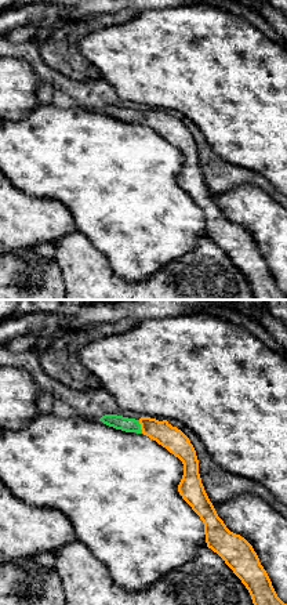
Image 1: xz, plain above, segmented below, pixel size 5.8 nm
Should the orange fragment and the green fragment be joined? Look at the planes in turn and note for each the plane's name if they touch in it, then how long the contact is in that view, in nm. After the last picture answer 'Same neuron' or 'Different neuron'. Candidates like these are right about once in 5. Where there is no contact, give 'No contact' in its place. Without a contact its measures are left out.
Touches orange in xz. Shared border 80 nm

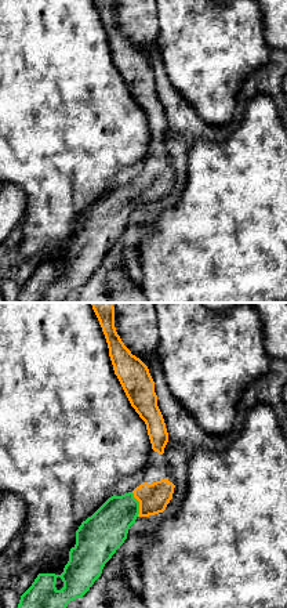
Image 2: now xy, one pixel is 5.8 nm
Touches orange in xy. Shared border 150 nm

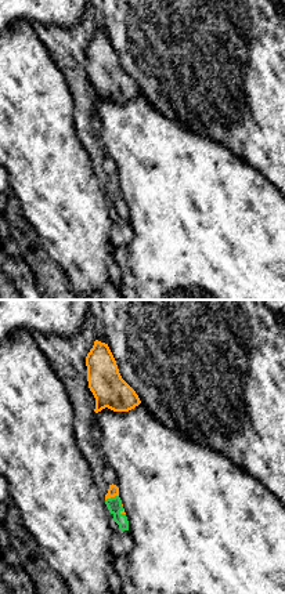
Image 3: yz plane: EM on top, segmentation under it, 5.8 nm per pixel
Touches orange in yz. Shared border 90 nm

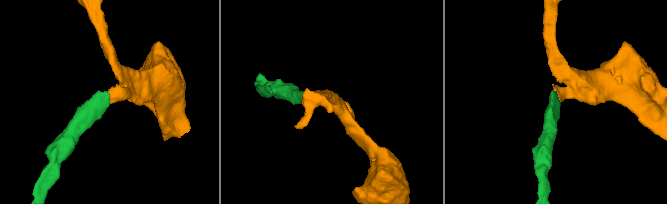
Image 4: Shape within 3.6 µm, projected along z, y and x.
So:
Same neuron

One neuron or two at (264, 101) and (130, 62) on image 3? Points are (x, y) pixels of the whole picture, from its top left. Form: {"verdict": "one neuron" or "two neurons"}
{"verdict": "one neuron"}

